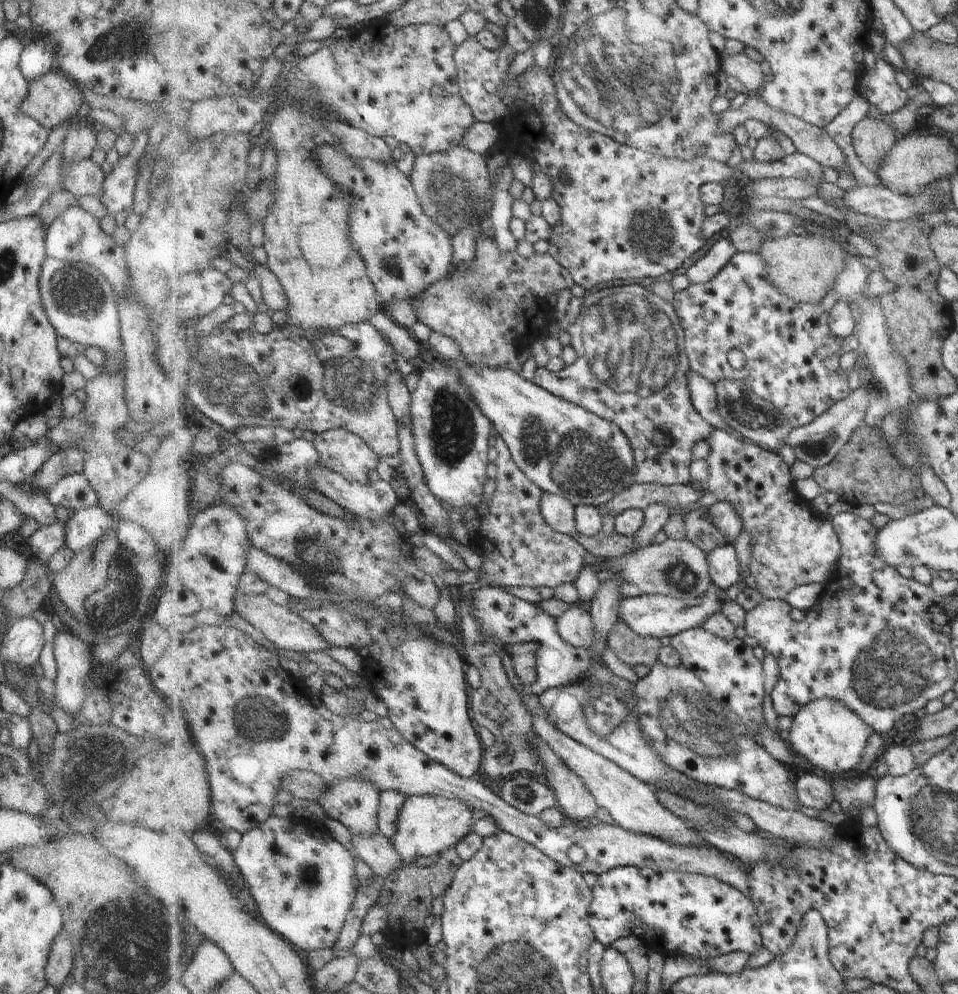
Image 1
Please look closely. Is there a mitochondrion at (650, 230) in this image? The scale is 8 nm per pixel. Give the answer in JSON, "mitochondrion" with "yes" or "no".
{"mitochondrion":"yes"}

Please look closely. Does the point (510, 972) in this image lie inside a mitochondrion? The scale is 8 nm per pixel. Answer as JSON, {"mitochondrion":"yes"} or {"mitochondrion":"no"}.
{"mitochondrion":"yes"}

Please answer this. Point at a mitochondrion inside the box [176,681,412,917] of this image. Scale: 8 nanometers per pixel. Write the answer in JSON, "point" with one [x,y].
{"point":[262,722]}

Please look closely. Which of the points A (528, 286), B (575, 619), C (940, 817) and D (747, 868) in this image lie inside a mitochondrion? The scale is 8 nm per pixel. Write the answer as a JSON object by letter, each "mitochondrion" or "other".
{"A":"other","B":"other","C":"mitochondrion","D":"other"}

